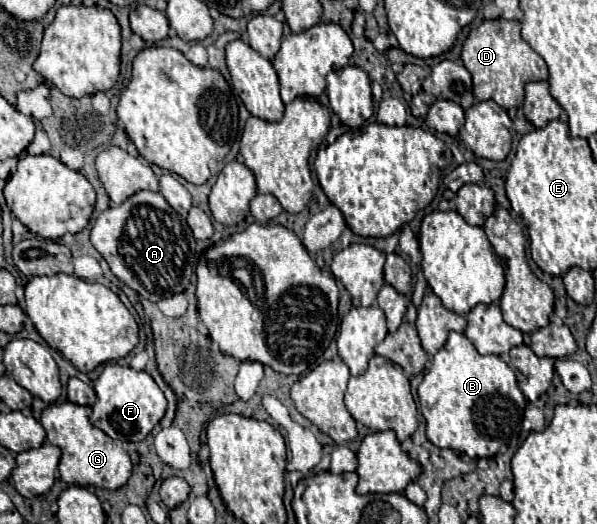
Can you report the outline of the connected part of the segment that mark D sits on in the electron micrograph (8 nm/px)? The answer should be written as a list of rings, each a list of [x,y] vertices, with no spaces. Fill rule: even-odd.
[[[493,19],[493,21],[483,21],[477,29],[469,33],[469,37],[463,43],[463,53],[461,53],[463,65],[469,69],[473,75],[473,93],[479,101],[495,101],[503,109],[519,107],[523,105],[525,97],[525,83],[529,81],[541,81],[541,75],[547,75],[547,65],[539,53],[535,53],[521,37],[521,23],[519,21],[507,21],[507,19]]]

